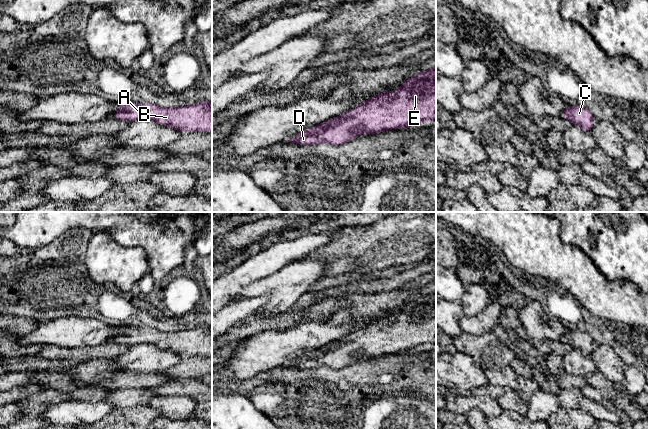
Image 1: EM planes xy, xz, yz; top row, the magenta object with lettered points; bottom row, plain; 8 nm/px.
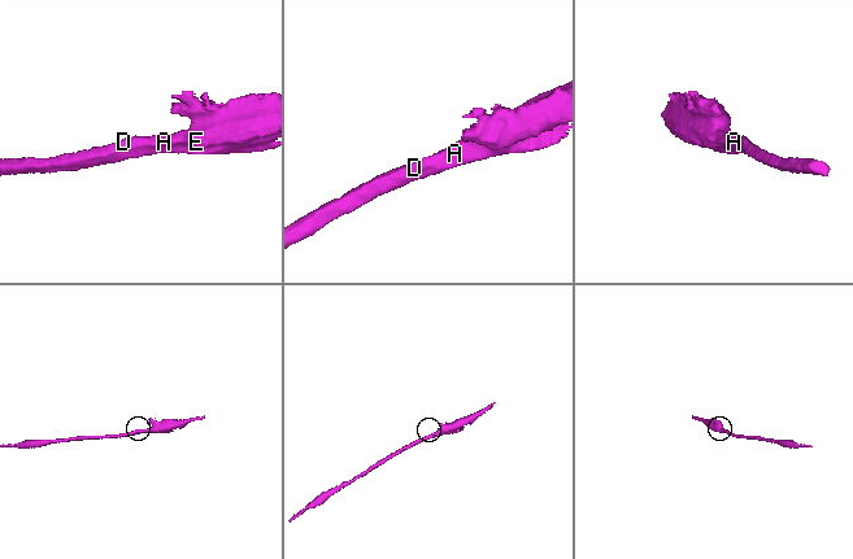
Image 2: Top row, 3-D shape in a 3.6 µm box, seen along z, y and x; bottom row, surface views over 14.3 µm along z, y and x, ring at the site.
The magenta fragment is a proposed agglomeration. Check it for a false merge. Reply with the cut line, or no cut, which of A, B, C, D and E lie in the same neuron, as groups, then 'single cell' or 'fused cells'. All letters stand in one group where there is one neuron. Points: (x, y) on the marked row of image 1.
no cut | A B C D E | single cell

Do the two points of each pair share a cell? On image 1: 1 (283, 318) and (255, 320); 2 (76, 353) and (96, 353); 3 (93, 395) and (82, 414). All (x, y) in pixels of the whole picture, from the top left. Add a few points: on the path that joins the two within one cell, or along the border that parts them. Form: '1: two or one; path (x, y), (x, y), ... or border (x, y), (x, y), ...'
1: one; path (276, 322), (262, 322)
2: one; path (81, 353), (91, 353)
3: two; border (69, 399), (77, 401), (102, 400)

